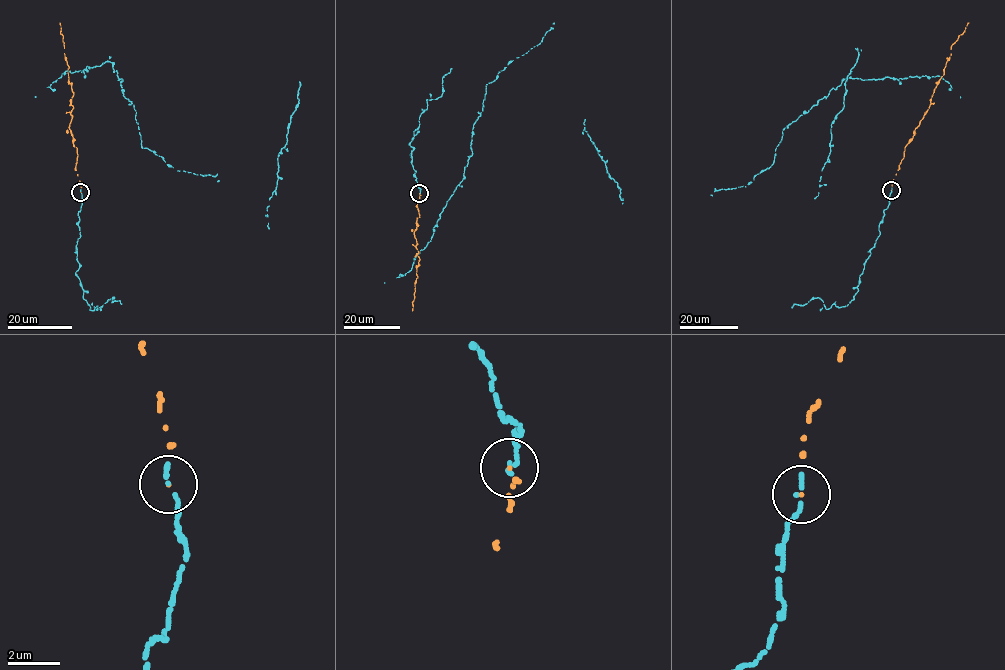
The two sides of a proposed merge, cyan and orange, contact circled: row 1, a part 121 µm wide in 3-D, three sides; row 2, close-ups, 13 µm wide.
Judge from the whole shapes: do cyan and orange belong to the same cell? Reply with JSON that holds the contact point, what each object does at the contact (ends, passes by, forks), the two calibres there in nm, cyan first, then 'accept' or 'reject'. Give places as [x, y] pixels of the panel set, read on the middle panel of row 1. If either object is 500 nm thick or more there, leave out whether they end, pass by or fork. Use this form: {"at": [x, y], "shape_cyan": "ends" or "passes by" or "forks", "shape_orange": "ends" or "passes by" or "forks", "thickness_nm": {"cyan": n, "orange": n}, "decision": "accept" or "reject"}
{"at": [419, 193], "shape_cyan": "ends", "shape_orange": "ends", "thickness_nm": {"cyan": 170, "orange": 50}, "decision": "accept"}

